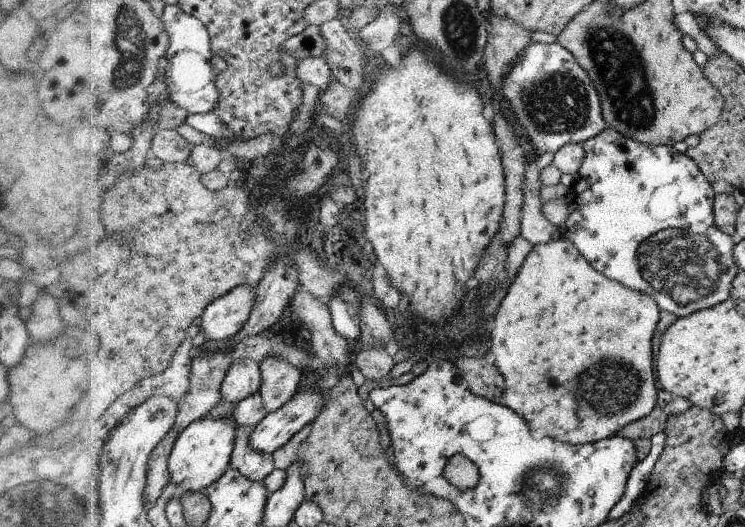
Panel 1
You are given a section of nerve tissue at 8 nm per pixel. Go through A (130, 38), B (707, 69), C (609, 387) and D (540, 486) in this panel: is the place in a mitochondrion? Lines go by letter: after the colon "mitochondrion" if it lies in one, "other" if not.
A: mitochondrion
B: other
C: mitochondrion
D: mitochondrion

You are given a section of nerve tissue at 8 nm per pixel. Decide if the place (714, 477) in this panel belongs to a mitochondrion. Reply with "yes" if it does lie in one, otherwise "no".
no

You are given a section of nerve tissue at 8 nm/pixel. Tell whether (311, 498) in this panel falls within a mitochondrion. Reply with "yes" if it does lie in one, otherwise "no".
no

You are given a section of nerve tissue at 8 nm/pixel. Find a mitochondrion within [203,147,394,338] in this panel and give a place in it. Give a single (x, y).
(244, 233)

